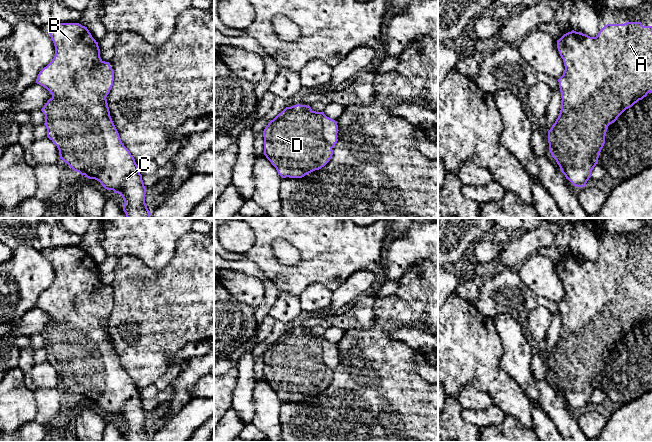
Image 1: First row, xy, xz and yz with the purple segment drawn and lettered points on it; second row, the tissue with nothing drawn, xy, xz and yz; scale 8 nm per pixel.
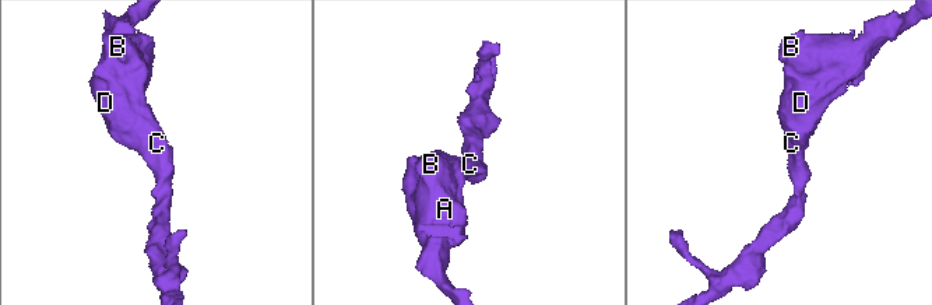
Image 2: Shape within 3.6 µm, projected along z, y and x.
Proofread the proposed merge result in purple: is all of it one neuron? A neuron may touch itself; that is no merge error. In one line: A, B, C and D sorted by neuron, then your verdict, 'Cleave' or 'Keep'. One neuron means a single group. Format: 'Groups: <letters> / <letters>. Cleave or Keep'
Groups: A B C D. Keep

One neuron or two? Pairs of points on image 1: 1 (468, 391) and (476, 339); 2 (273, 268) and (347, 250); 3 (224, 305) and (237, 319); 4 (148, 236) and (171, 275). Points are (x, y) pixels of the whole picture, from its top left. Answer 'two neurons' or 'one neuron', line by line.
1: two neurons
2: one neuron
3: one neuron
4: two neurons

